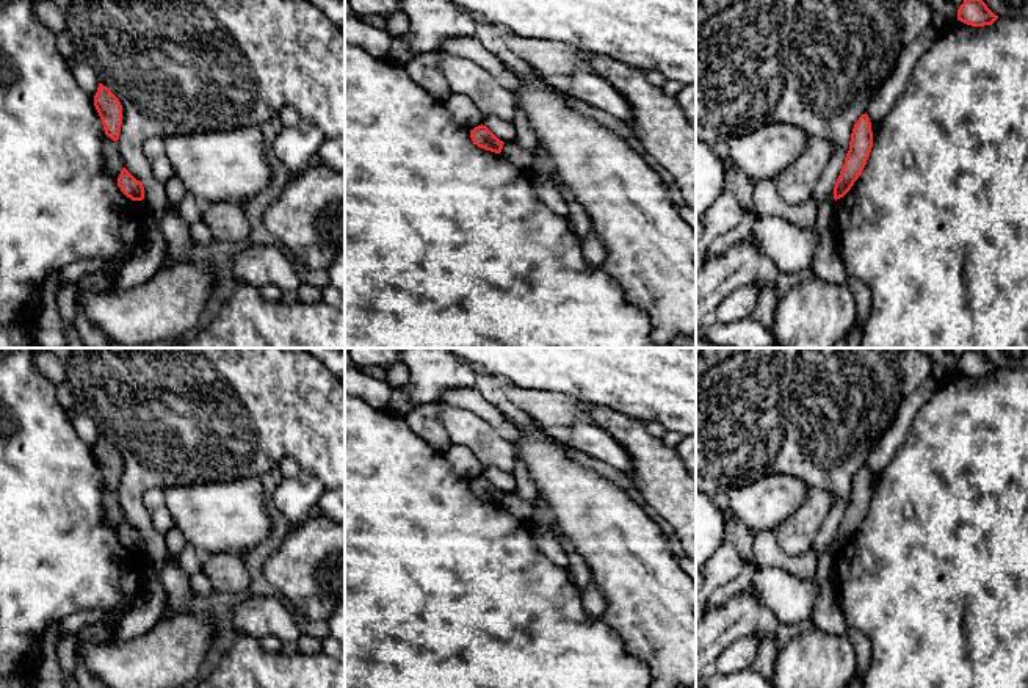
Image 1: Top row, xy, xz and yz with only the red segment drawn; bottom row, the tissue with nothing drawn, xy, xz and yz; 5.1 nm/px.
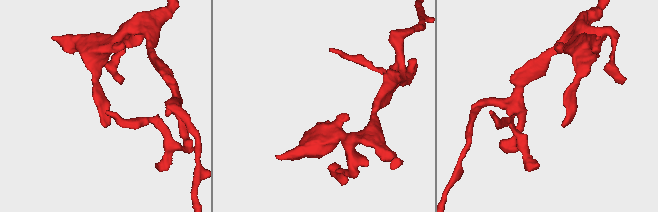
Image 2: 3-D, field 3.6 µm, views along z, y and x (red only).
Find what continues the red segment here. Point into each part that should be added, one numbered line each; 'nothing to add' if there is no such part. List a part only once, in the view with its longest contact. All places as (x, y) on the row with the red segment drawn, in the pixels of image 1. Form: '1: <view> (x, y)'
nothing to add

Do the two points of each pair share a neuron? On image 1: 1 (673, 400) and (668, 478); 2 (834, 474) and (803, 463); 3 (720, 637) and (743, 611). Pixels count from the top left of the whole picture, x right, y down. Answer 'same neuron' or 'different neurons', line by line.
1: different neurons
2: same neuron
3: same neuron

